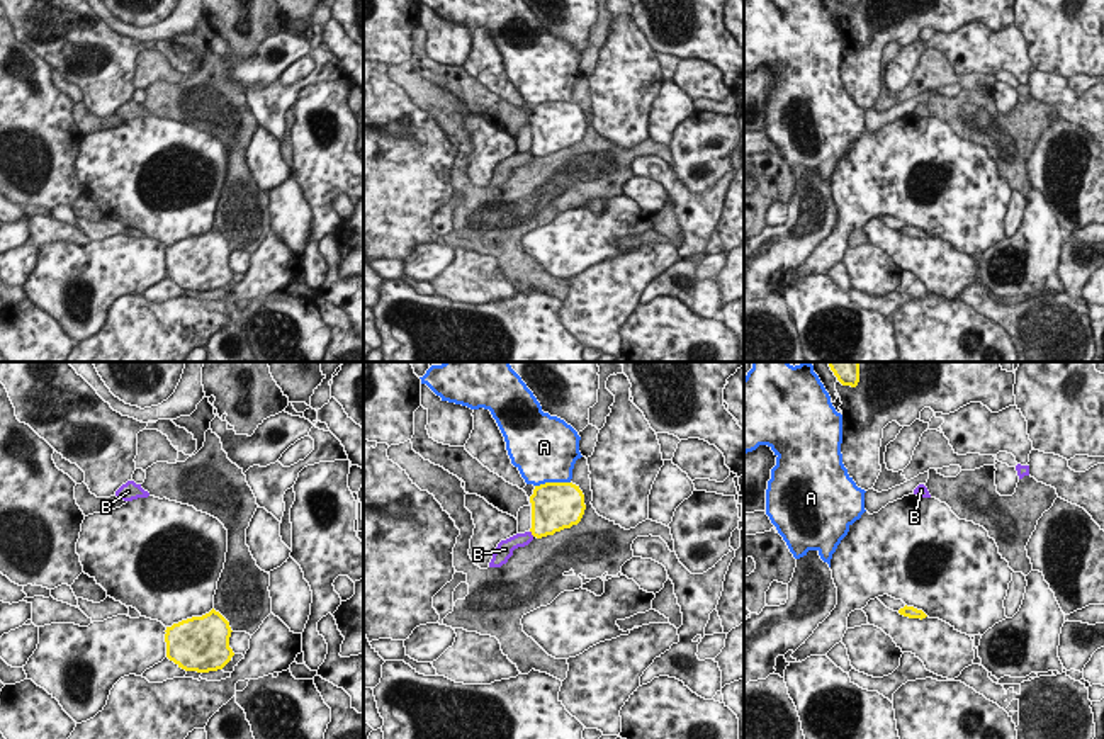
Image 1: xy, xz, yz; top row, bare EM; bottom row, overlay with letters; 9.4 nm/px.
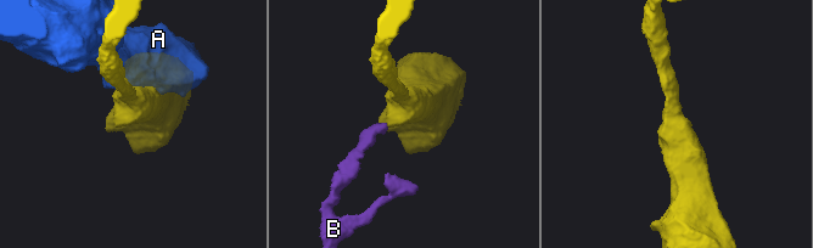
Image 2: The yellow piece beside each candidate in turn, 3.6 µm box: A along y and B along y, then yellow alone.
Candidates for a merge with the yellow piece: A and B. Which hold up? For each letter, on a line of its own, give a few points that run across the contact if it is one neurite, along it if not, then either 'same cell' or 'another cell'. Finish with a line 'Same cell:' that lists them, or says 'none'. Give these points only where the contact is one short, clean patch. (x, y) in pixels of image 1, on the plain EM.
A: another cell
B: line xz (530, 150), (534, 155); another cell
Same cell: none

